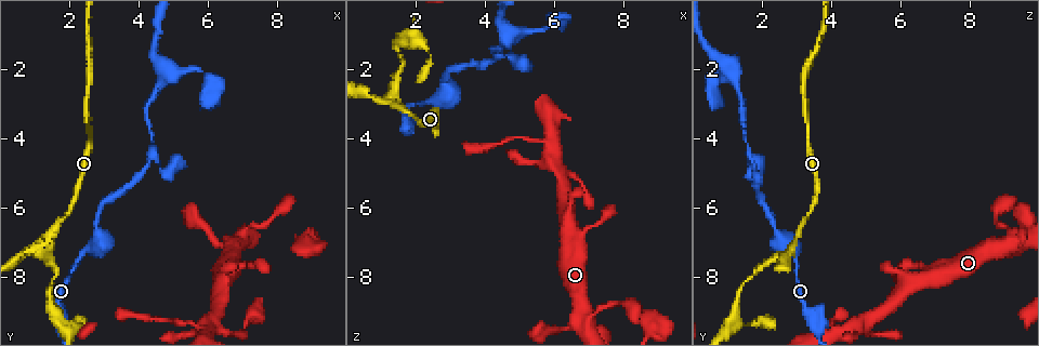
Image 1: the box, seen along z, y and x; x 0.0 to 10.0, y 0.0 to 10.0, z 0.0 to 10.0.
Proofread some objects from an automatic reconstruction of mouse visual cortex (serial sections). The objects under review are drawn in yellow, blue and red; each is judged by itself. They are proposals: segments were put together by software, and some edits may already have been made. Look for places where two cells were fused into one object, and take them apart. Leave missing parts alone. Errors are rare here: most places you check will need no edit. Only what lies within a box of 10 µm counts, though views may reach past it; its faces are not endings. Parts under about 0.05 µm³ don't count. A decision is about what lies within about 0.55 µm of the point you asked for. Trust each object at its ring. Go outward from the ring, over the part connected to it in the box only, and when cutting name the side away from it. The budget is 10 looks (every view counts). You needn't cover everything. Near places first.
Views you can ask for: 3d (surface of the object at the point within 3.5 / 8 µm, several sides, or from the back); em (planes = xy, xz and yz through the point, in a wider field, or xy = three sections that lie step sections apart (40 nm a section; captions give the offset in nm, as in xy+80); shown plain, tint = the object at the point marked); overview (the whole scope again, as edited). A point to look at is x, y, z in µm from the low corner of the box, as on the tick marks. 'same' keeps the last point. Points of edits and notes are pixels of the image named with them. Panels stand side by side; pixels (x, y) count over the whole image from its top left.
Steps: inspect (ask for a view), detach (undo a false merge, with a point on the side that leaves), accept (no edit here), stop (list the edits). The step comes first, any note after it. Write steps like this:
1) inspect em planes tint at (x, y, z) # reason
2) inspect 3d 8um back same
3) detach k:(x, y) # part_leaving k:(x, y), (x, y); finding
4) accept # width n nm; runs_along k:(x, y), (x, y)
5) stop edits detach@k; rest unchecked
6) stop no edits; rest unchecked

inspect 3d 3.5um at (5.60, 9.35, 4.10) # three-way junction

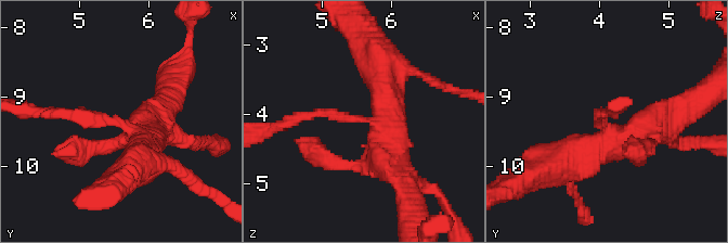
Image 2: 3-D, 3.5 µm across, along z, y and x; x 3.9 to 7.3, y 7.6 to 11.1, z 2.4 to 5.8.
inspect em xy step 2 tint at (5.60, 9.40, 4.05) # arms 3; arm_widths 150, 450, 450 nm; now the EM

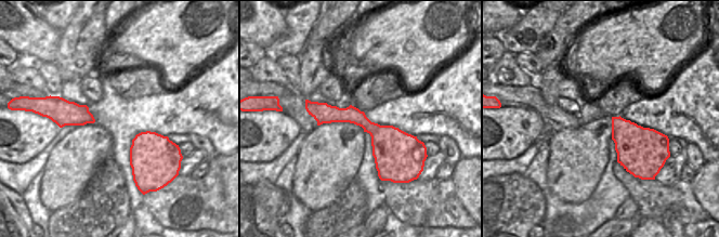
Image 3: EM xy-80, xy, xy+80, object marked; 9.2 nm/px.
accept # runs_along 2:(151, 130), (50, 113); continuous, no second cell

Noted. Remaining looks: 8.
inspect 3d 3.5um at (1.45, 6.80, 3.00) # three arms meet

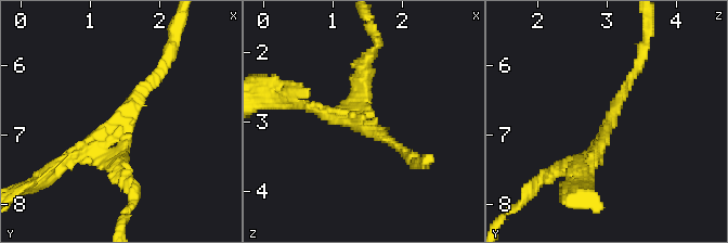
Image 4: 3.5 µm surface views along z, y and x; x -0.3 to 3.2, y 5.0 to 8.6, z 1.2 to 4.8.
inspect em planes tint at (1.40, 6.85, 3.05) # arms 3; arm_widths 150, 150, 200 nm; shape alone is not enough

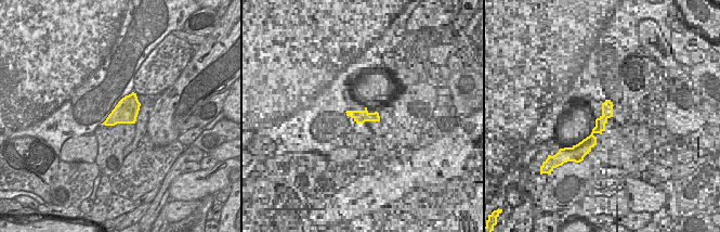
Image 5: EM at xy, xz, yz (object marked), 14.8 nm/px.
accept # runs_along 4:(638, 71), (597, 148), (560, 167); continuous, no second cell

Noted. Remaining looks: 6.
inspect 3d 3.5um at (4.30, 4.55, 1.75)

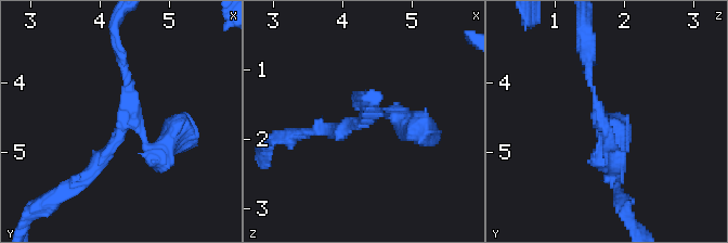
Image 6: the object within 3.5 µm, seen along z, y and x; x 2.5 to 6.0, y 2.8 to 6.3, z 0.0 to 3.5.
inspect em xy step 3 tint at (4.35, 4.60, 1.70) # arms 3; arm_widths 100, 250, 300 nm

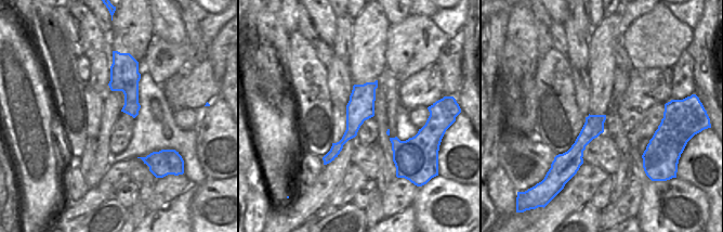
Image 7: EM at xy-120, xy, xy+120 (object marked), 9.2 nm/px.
accept # runs_along 6:(80, 180), (124, 124), (120, 53); one cell here

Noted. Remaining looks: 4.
inspect 3d 3.5um at (4.75, 2.20, 1.05) # arms part here

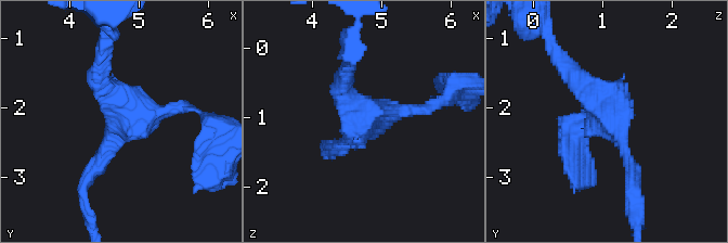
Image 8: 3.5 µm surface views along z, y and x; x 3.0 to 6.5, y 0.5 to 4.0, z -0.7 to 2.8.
accept # arm_widths 200, 200, 300 nm; runs_along 8:(86, 177), (119, 116), (186, 106); continuous, no second cell

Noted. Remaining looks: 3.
stop no edits; rest unchecked

